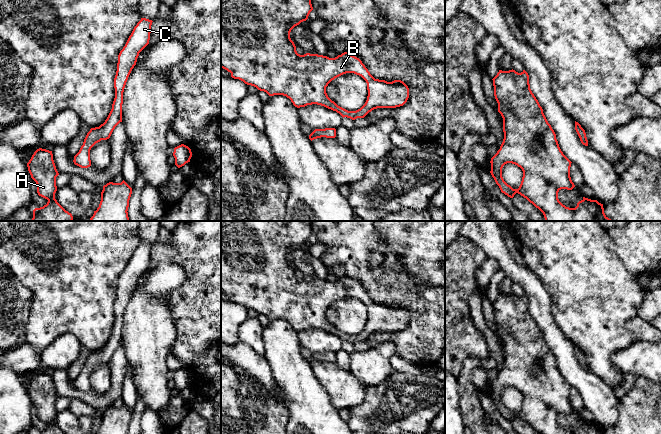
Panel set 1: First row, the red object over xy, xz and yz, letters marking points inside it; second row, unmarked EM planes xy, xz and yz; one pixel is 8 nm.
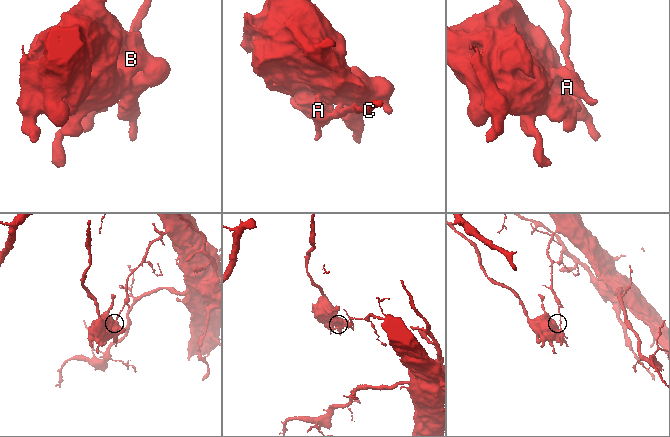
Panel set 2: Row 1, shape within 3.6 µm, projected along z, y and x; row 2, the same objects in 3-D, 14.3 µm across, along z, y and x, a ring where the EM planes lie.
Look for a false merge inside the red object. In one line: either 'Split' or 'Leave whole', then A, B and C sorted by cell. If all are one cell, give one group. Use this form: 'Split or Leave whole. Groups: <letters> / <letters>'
Split. Groups: A B / C

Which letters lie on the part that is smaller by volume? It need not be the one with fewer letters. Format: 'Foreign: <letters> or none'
Foreign: A, B

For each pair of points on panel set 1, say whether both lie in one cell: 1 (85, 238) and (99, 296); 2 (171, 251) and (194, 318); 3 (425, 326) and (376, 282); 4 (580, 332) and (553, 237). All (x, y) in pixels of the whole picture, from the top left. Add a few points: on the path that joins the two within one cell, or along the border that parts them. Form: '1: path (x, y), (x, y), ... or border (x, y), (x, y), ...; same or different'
1: path (85, 252), (86, 282); same
2: path (188, 265), (194, 271), (194, 301); same
3: path (420, 312), (390, 284); same
4: path (580, 308), (580, 267), (576, 261); same

